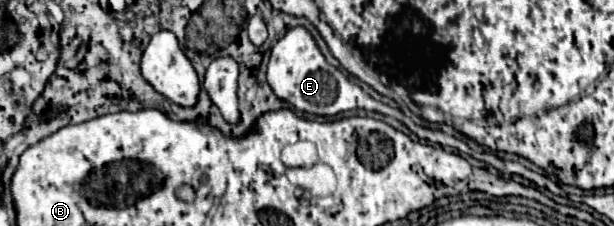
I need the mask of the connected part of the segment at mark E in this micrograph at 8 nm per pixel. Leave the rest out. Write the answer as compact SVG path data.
M296 26L292 30L286 32L286 36L282 36L276 46L272 48L272 56L270 56L270 62L268 62L268 84L270 88L274 90L274 94L292 104L296 110L300 112L308 112L308 114L316 114L316 116L334 116L338 112L344 112L344 110L356 110L356 108L362 108L362 110L372 110L372 112L380 112L380 114L386 114L386 116L392 116L396 120L400 120L404 126L408 126L414 134L418 134L418 138L422 140L428 140L428 142L436 142L436 144L442 144L442 146L450 146L450 148L458 148L462 154L470 154L472 158L476 160L482 160L490 166L494 166L498 172L502 174L520 174L532 182L538 188L546 188L551 193L558 196L566 196L559 183L551 180L548 176L538 174L535 171L524 168L522 164L518 162L506 162L506 160L500 160L496 154L491 151L475 151L463 140L456 140L454 136L448 136L440 130L430 130L430 128L424 128L424 126L418 126L414 124L410 118L406 118L398 108L390 108L382 102L376 102L374 98L370 98L358 84L350 82L336 66L328 64L326 58L322 56L322 52L318 50L316 42L312 40L312 36L308 34L306 28L302 26Z

